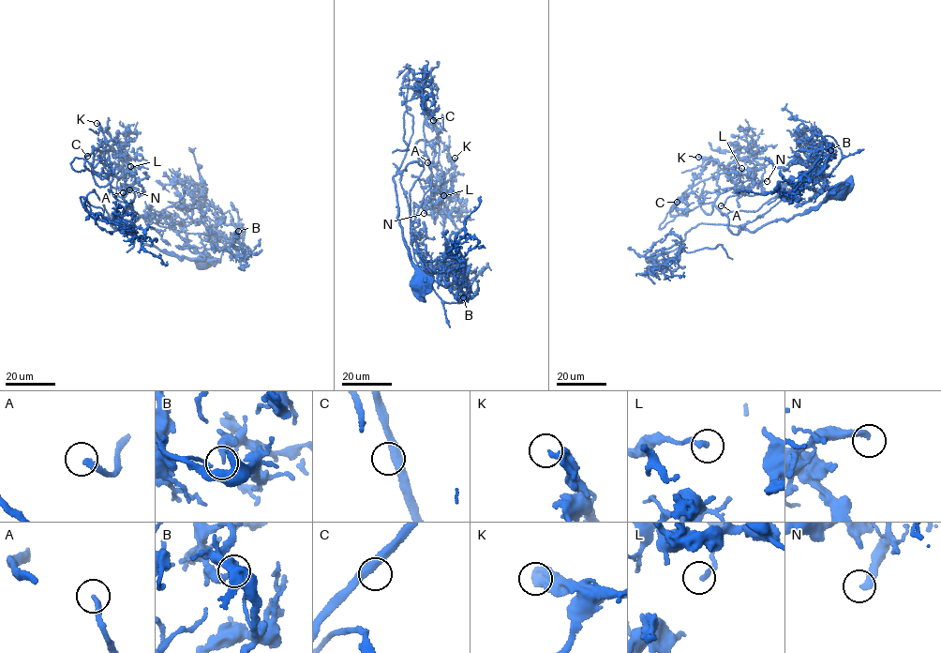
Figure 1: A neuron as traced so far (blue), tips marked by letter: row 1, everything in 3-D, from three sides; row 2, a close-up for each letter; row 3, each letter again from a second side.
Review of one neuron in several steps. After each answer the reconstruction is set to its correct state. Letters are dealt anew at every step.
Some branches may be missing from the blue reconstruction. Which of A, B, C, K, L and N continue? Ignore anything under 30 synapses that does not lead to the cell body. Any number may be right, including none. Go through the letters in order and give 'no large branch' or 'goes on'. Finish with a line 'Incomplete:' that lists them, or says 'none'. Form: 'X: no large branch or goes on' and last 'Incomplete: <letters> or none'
A: no large branch
B: no large branch
C: no large branch
K: no large branch
L: no large branch
N: no large branch
Incomplete: none

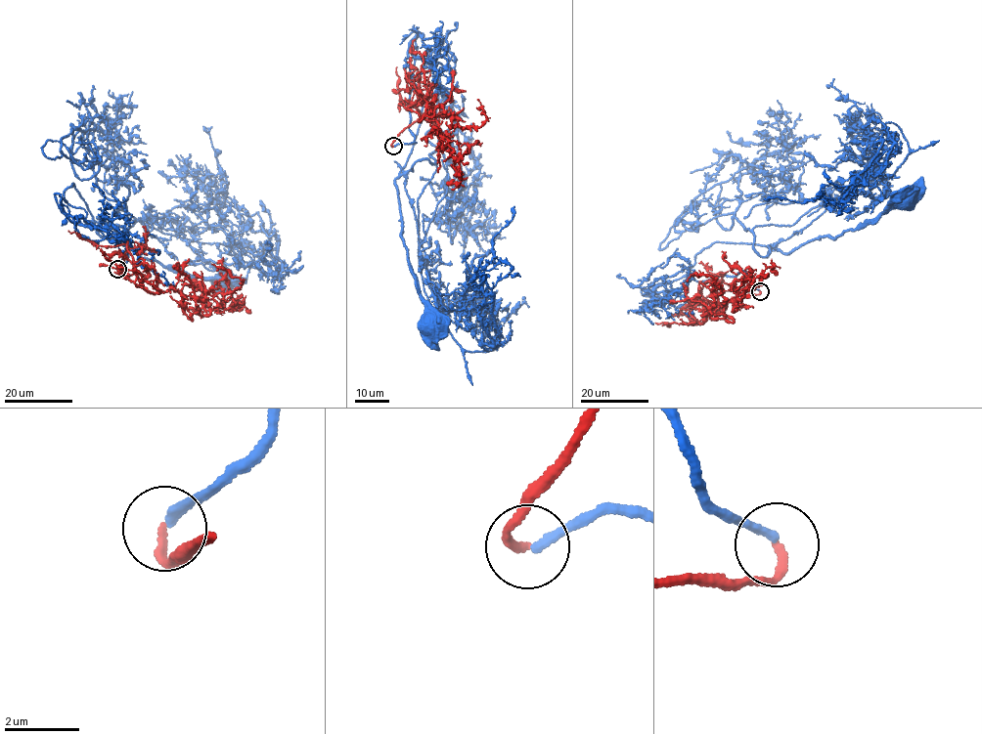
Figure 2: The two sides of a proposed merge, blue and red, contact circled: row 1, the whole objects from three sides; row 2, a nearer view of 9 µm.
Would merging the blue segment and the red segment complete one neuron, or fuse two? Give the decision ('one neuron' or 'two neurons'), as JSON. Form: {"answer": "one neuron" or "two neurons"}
{"answer": "one neuron"}

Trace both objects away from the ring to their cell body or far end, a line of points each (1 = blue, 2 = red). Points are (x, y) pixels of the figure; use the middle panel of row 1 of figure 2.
1: (393, 147), (416, 142), (410, 93), (419, 87), (412, 79), (422, 116), (395, 183), (403, 245), (427, 324)
2: (393, 147), (421, 119), (399, 104), (429, 120), (425, 108), (440, 106), (466, 127), (485, 119), (476, 107)

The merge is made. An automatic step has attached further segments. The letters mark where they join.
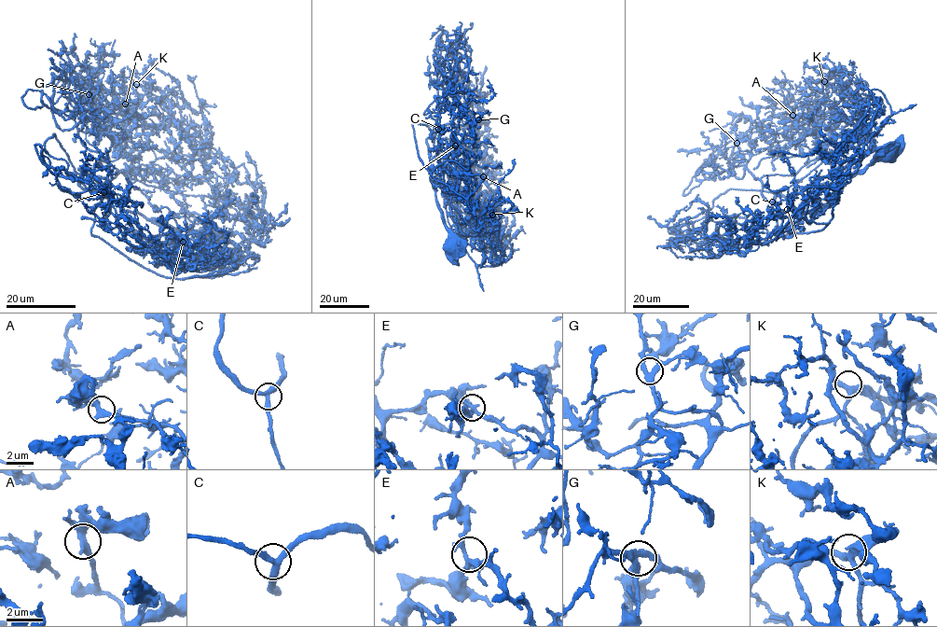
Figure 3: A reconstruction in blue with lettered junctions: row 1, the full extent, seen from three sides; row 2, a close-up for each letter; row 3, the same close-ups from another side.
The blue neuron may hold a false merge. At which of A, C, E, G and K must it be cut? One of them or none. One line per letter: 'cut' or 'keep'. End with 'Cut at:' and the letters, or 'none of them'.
A: keep
C: keep
E: keep
G: keep
K: keep
Cut at: none of them

